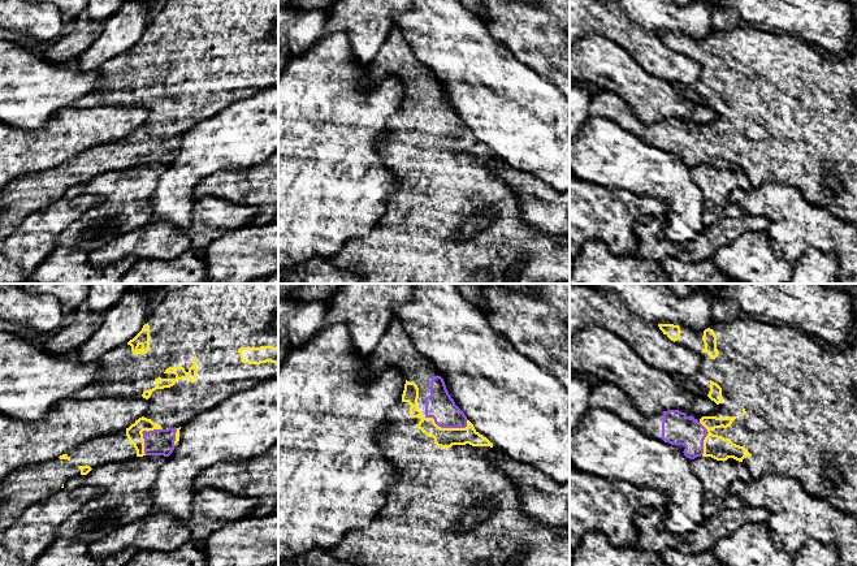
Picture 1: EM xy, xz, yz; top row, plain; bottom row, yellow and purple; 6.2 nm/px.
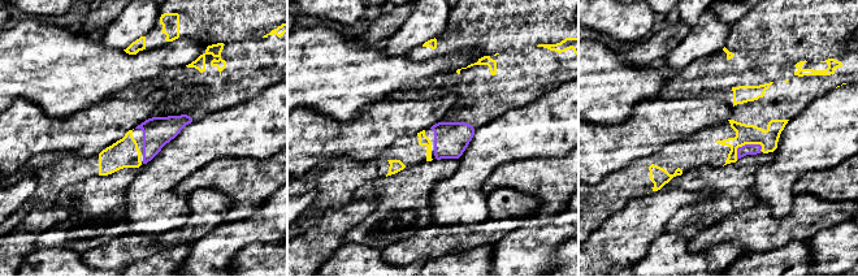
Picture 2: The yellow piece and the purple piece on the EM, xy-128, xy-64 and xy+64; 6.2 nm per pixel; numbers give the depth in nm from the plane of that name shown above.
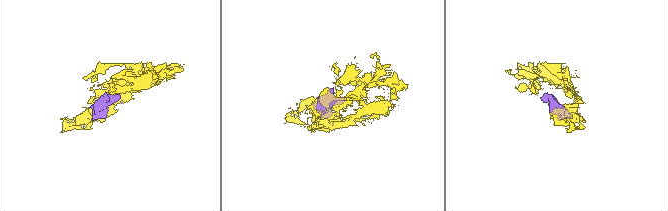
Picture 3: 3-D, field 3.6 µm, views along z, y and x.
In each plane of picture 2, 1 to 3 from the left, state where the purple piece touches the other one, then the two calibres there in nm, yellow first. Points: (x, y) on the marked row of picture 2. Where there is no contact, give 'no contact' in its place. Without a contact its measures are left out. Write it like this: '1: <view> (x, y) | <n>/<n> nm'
1: no contact
2: no contact
3: xy+64 (744, 145) | 130/70 nm

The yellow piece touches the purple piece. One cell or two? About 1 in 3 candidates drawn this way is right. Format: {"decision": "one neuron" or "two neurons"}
{"decision": "one neuron"}

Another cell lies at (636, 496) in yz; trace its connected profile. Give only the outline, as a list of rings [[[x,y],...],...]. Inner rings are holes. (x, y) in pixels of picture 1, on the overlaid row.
[[[570,468],[570,548],[576,548],[590,531],[605,532],[615,546],[633,545],[639,531],[633,515],[642,506],[662,506],[667,502],[662,492],[629,481],[606,480]]]

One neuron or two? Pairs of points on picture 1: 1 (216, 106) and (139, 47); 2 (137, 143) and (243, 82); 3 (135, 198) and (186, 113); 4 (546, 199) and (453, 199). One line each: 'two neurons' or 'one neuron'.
1: one neuron
2: one neuron
3: two neurons
4: two neurons

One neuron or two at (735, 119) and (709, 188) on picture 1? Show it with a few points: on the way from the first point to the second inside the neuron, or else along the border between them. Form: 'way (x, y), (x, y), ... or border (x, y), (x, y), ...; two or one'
border (691, 167), (710, 164), (726, 169); two

